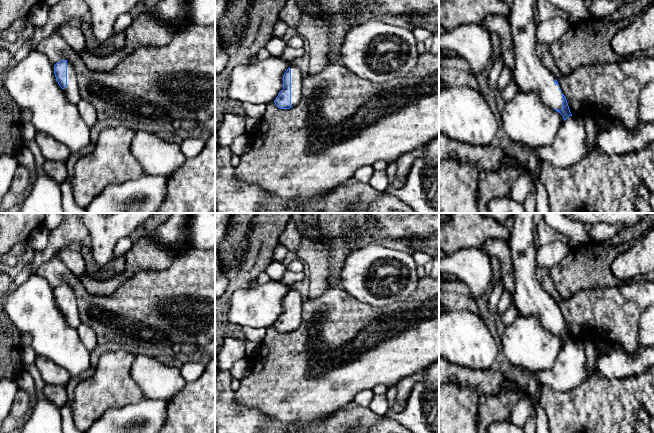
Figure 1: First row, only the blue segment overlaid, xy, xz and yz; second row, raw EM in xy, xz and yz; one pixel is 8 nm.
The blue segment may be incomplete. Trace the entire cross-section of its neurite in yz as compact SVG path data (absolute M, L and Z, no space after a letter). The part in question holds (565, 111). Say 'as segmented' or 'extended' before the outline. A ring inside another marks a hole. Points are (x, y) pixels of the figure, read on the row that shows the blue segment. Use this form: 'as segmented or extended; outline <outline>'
extended; outline M513 0L509 23L514 43L514 83L526 92L535 92L544 104L559 112L564 121L572 116L558 81L536 55L537 24L533 12L534 0Z

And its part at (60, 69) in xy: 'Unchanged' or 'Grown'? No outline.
Grown

